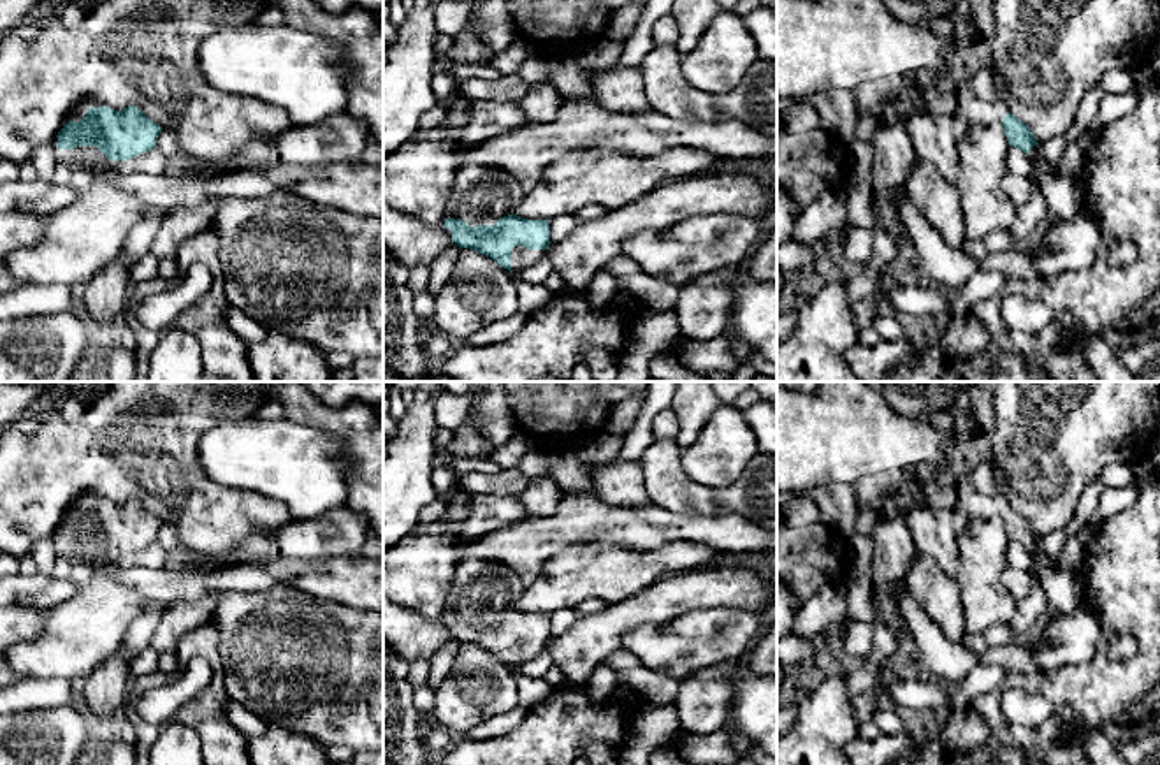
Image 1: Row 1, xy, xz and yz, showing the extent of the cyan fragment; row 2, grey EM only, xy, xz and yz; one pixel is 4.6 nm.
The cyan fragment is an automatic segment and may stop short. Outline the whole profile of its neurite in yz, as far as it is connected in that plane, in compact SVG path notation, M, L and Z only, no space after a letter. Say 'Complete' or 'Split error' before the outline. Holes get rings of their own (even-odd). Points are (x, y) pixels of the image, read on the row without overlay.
Split error. M970 471L960 477L953 487L958 494L956 510L967 514L972 521L1002 519L1009 531L1009 540L1019 542L1032 559L1044 552L1032 522L1018 514L1000 491L995 494L977 492L970 482Z

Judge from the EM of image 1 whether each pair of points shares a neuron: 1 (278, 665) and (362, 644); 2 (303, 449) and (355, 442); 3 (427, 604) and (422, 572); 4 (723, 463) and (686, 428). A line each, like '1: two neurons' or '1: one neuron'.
1: one neuron
2: two neurons
3: one neuron
4: two neurons

